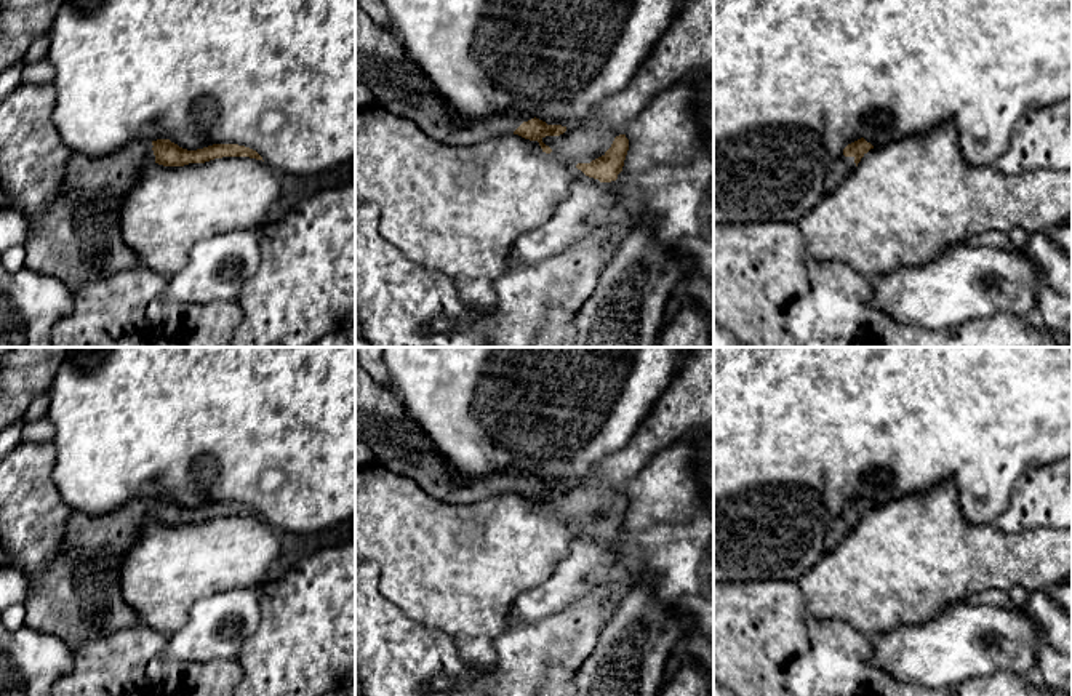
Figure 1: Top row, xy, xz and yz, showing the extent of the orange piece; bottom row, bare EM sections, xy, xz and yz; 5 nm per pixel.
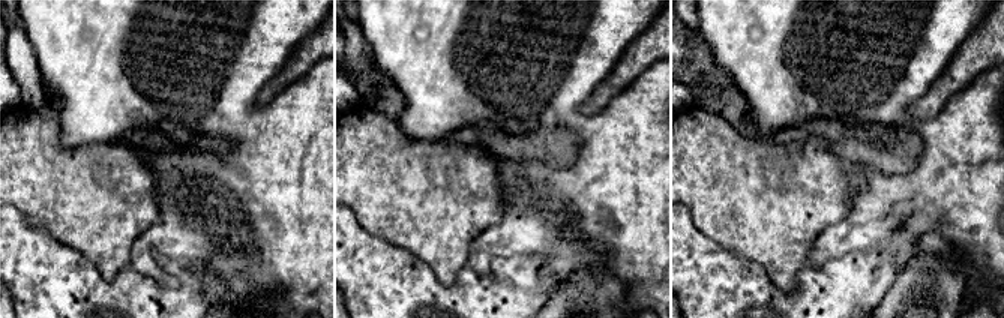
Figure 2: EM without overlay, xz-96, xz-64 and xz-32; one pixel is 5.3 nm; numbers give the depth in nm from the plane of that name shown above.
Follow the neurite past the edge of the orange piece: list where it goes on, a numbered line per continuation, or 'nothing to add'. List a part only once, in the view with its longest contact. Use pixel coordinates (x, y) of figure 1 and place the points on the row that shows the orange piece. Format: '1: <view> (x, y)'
1: xz (381, 63)

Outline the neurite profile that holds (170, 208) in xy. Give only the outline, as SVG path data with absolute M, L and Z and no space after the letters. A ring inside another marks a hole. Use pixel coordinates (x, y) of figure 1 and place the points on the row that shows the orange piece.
M222 157L184 166L154 162L141 170L136 186L123 202L122 235L142 266L170 278L186 266L197 242L235 230L258 232L282 198L282 174L262 160Z

